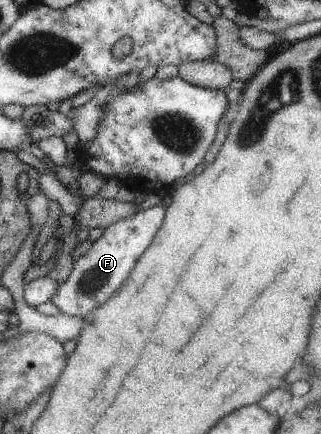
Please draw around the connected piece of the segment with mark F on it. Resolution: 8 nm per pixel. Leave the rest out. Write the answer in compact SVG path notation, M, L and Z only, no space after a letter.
M153 206L106 227L99 239L91 244L91 248L72 262L69 276L59 284L50 299L59 313L83 318L115 295L127 276L130 276L133 264L149 247L163 221L164 213L163 206Z

